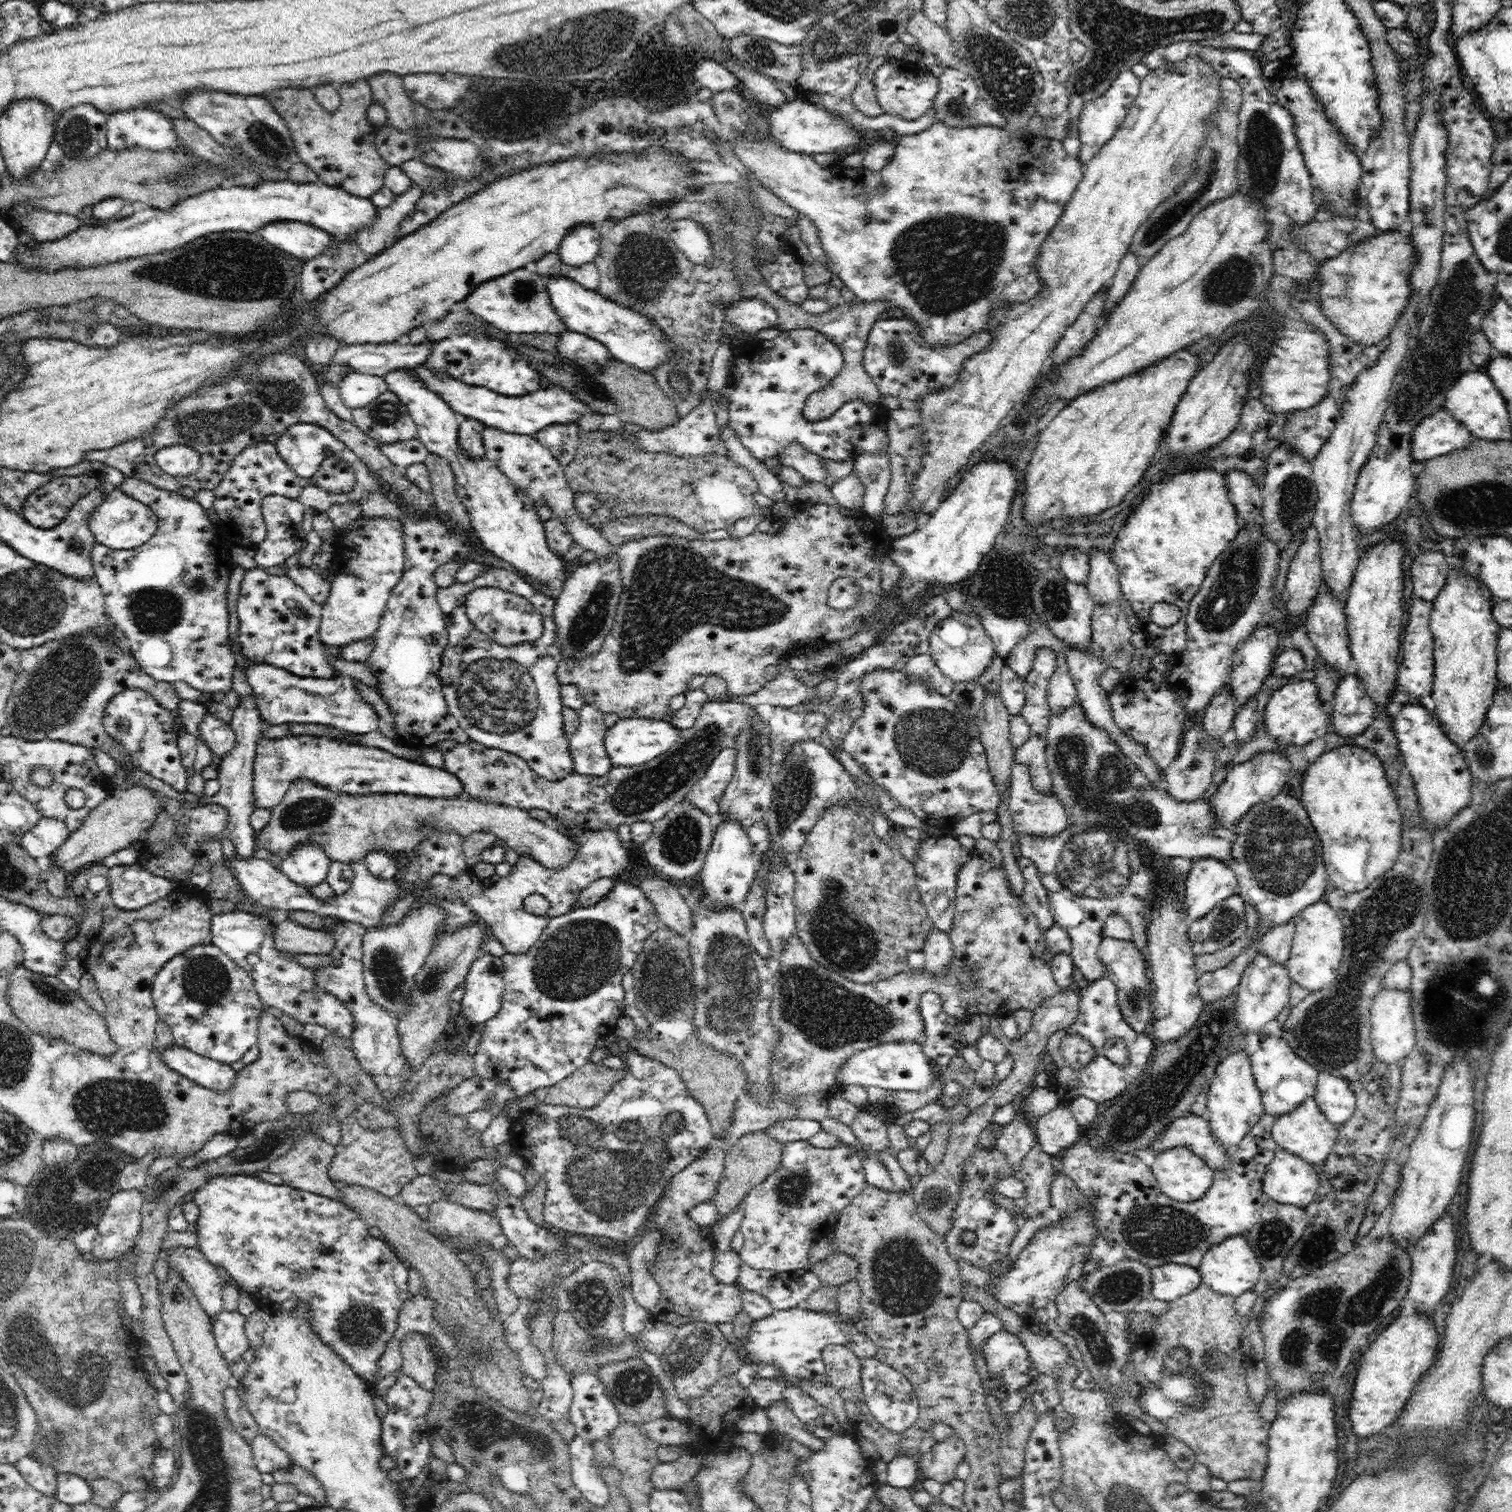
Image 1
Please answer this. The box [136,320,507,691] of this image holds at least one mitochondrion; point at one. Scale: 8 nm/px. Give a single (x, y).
(279, 395)

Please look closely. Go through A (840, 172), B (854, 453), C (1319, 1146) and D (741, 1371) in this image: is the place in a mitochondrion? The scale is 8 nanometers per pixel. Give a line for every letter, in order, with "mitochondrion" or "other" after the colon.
A: other
B: other
C: other
D: other

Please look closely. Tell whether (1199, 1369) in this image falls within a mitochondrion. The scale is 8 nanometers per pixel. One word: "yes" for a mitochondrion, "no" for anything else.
yes

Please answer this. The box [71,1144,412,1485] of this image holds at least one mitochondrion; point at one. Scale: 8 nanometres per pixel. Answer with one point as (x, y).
(359, 1326)

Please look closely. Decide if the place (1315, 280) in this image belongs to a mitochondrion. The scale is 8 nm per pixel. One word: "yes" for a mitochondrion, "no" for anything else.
no

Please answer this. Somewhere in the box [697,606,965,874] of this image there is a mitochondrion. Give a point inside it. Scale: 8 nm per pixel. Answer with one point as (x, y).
(795, 790)

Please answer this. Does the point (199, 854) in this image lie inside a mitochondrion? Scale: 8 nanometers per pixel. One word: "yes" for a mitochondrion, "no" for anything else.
no

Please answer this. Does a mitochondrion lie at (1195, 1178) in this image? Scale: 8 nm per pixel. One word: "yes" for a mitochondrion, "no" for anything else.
no

